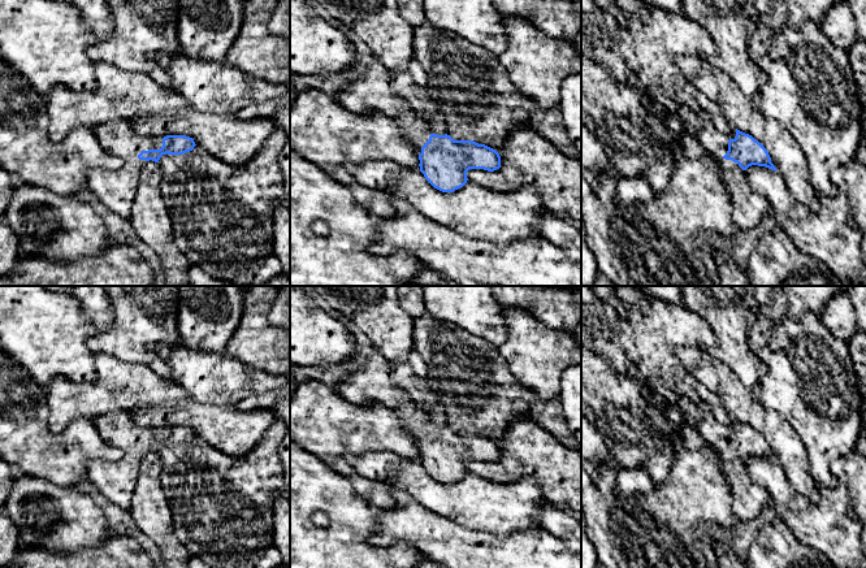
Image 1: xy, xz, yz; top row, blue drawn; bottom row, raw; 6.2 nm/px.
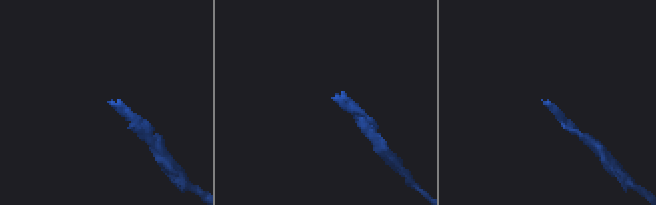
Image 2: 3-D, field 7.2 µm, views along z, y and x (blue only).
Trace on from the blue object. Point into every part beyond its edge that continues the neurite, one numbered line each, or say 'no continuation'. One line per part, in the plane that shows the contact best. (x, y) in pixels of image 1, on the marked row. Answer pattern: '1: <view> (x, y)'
1: yz (748, 208)

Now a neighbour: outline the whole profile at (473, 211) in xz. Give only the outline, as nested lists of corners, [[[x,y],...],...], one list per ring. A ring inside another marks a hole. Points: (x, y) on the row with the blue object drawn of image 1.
[[[386,159],[347,162],[347,169],[360,185],[387,192],[462,235],[495,244],[540,238],[538,216],[549,212],[533,187],[499,192],[467,181],[454,192],[442,192],[420,170]]]

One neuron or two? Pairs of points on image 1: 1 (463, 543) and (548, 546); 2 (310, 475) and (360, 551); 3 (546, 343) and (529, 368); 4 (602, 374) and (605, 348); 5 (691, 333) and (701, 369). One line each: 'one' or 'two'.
1: one
2: one
3: one
4: two
5: two

